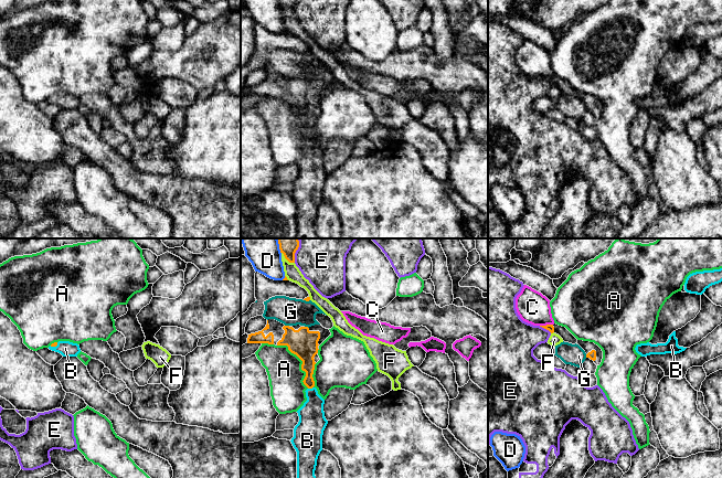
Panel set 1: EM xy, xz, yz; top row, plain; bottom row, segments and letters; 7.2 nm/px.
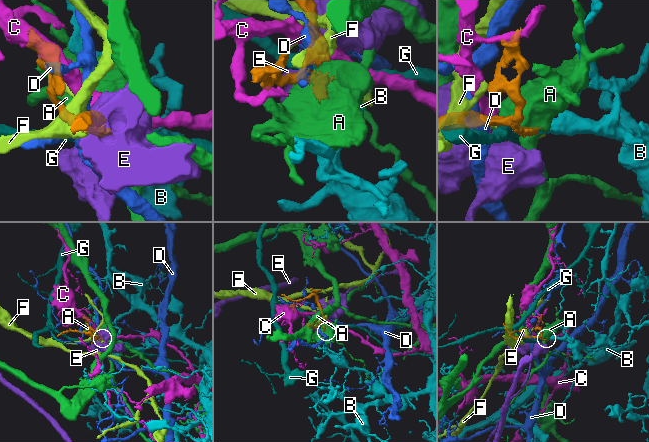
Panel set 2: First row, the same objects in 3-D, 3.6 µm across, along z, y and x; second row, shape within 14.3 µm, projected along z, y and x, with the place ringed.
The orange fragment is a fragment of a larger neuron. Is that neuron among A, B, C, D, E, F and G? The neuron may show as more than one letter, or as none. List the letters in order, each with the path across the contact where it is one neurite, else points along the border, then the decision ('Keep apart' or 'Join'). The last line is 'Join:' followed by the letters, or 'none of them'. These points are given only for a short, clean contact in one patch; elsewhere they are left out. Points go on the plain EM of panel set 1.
A: Keep apart
B: Path across: xz (307, 106), (310, 140), (312, 174). Join
C: Keep apart
D: Keep apart
E: Keep apart
F: Keep apart
G: Keep apart
Join: B

